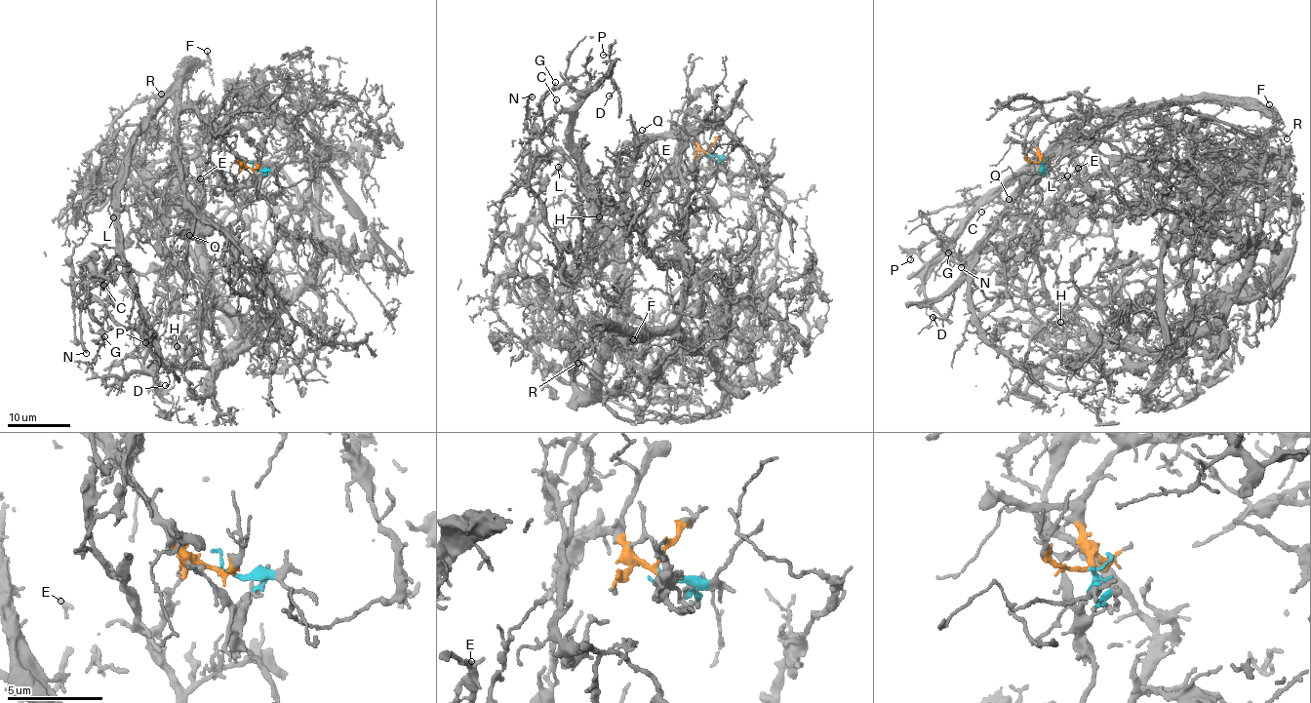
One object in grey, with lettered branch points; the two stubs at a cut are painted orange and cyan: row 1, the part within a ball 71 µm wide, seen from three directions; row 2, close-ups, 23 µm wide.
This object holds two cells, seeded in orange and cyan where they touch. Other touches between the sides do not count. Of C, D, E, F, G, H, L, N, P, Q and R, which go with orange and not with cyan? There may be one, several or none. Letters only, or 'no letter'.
C, D, F, L, N, P, Q, R

